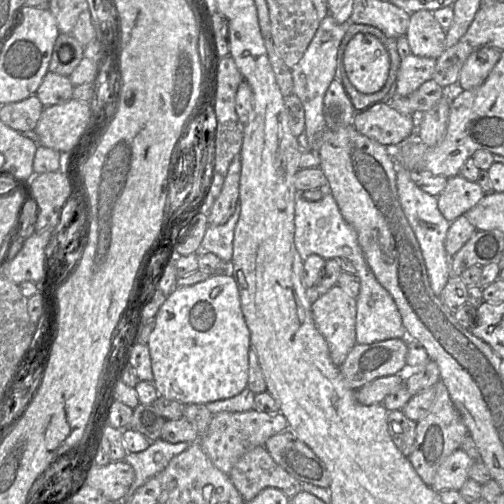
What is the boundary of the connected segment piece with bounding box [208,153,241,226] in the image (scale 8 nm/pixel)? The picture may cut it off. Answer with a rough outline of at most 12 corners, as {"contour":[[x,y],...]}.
{"contour":[[237,154],[224,177],[208,226],[225,224],[240,192],[241,160]]}

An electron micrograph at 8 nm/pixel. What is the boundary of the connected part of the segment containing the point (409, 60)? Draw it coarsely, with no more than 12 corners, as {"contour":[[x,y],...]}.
{"contour":[[401,59],[396,94],[408,97],[431,80],[436,59]]}

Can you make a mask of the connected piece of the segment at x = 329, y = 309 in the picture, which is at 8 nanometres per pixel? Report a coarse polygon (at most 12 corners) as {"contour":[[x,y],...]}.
{"contour":[[337,284],[311,305],[341,367],[356,342],[356,298]]}

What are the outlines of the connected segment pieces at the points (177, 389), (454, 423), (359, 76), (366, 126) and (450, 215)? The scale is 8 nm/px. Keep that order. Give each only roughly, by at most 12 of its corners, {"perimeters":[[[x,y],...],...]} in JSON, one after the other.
{"perimeters":[[[232,275],[176,287],[147,343],[159,397],[207,404],[248,384]],[[439,380],[407,457],[431,486],[469,434]],[[356,34],[343,62],[359,92],[385,85],[390,57],[377,37]],[[386,102],[358,111],[352,125],[394,148],[416,133],[417,118]],[[461,175],[449,178],[437,197],[450,223],[474,207],[485,193]]]}

